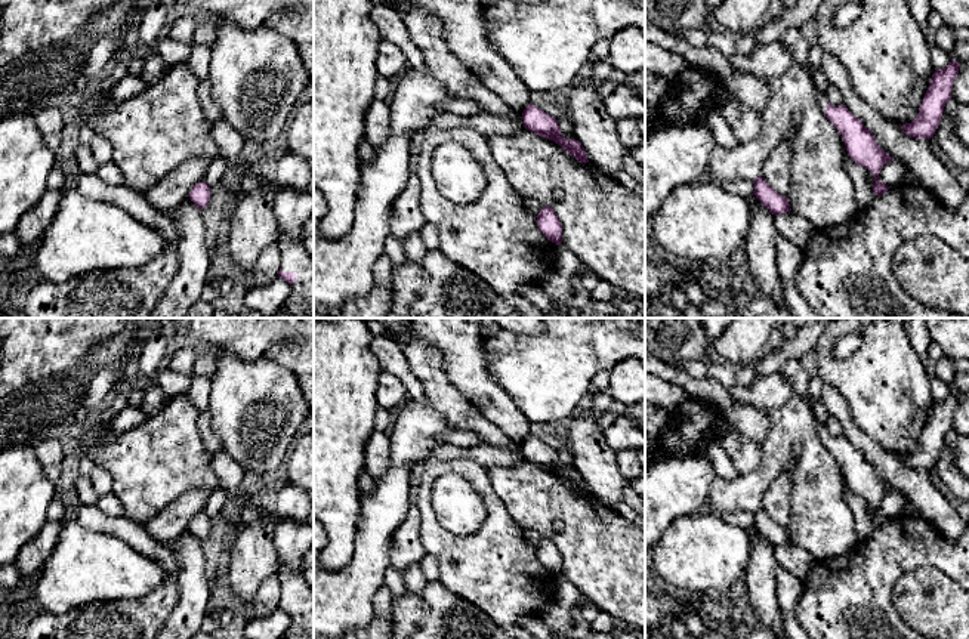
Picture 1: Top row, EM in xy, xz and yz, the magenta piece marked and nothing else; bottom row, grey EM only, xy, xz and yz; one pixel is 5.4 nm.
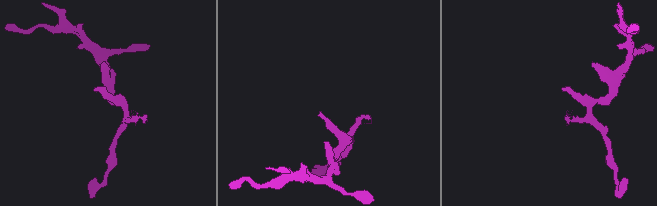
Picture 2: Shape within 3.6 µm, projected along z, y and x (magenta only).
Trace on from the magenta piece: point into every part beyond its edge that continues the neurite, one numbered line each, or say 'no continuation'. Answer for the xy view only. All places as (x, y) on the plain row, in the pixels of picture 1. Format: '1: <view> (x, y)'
1: xy (295, 589)

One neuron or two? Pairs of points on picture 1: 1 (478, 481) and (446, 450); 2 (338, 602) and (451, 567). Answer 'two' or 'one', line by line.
1: two
2: two

